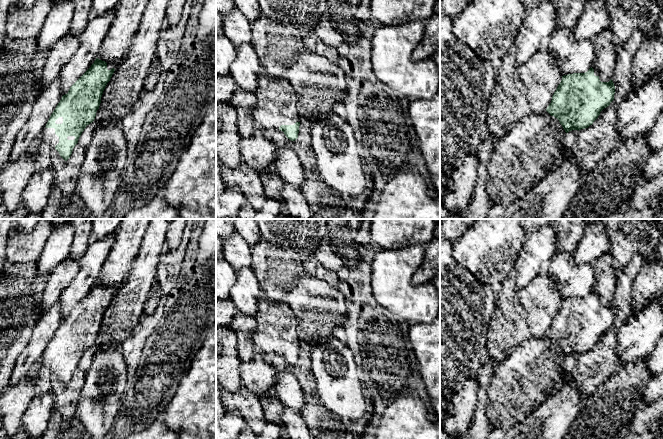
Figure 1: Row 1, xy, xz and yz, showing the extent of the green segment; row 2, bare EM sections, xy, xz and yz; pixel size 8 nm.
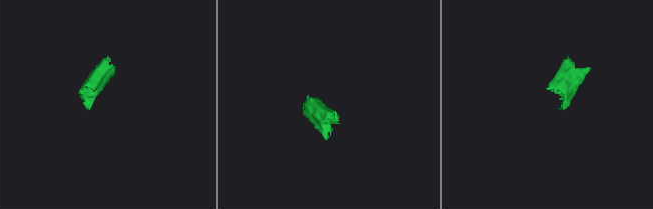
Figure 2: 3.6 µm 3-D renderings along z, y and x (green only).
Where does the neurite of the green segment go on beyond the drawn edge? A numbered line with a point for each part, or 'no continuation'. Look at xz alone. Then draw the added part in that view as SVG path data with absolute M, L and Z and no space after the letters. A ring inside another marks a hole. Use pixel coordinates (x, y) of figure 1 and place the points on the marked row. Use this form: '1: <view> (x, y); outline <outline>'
1: xz (276, 105); outline M263 68L258 73L258 87L253 107L256 126L262 129L279 129L281 125L300 122L295 90L285 77L276 77Z

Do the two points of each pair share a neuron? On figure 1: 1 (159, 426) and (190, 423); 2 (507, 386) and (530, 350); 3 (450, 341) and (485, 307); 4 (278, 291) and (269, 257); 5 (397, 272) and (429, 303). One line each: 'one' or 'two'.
1: two
2: one
3: one
4: one
5: one

